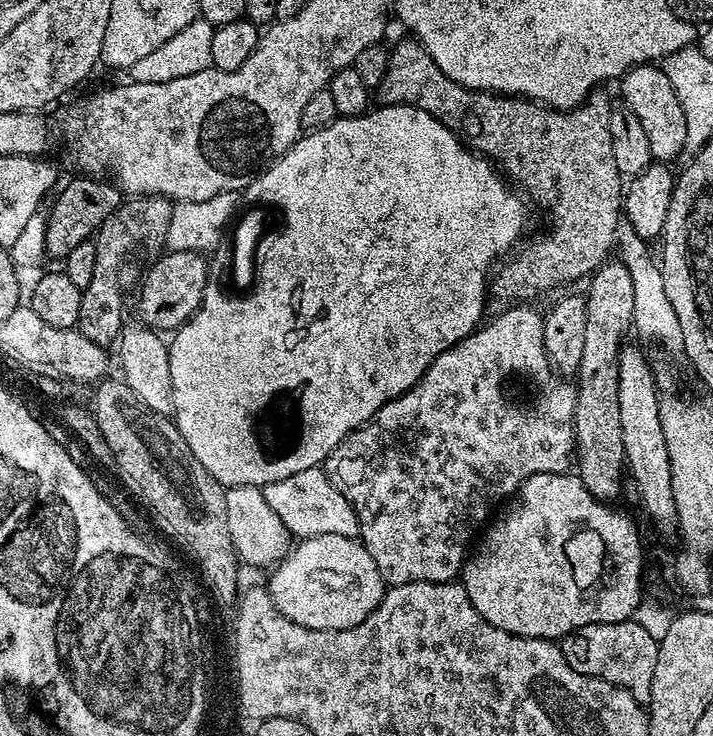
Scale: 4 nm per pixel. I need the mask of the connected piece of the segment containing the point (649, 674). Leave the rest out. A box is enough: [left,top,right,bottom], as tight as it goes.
[559,619,660,705]

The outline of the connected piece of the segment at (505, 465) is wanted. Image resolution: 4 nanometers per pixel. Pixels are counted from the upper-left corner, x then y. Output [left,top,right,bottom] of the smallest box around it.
[322,306,577,585]

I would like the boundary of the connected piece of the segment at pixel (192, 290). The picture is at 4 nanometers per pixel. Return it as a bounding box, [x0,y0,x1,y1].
[138,251,209,332]

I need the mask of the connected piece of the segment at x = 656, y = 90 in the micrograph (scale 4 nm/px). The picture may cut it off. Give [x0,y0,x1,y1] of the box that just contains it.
[619,62,688,162]

